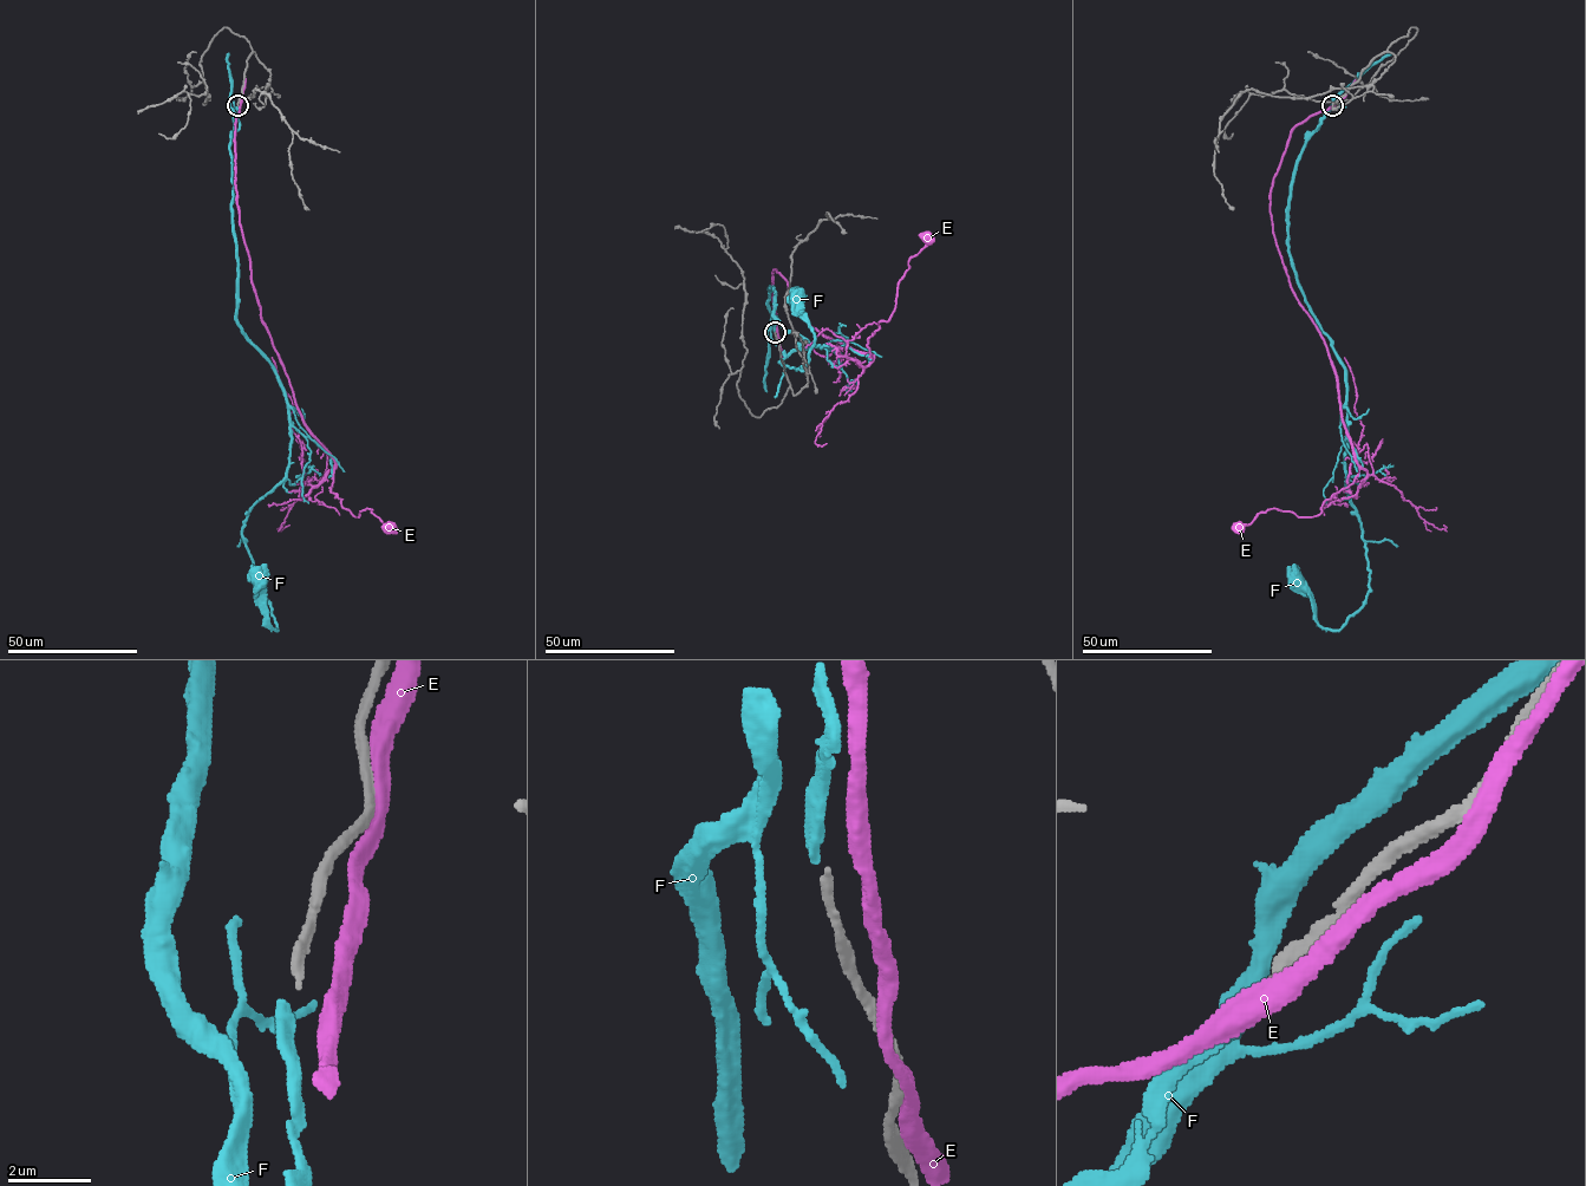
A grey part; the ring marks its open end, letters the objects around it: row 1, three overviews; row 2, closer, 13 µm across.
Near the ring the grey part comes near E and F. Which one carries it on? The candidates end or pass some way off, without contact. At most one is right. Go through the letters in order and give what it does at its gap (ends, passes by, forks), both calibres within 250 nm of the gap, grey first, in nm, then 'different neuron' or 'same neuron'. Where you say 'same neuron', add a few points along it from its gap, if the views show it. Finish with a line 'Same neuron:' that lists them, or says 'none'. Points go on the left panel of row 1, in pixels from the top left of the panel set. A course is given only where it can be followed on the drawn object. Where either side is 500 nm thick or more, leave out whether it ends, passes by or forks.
E: it passes by | 200/440 nm | different neuron
F: it ends | 200/360 nm | different neuron
Same neuron: none

